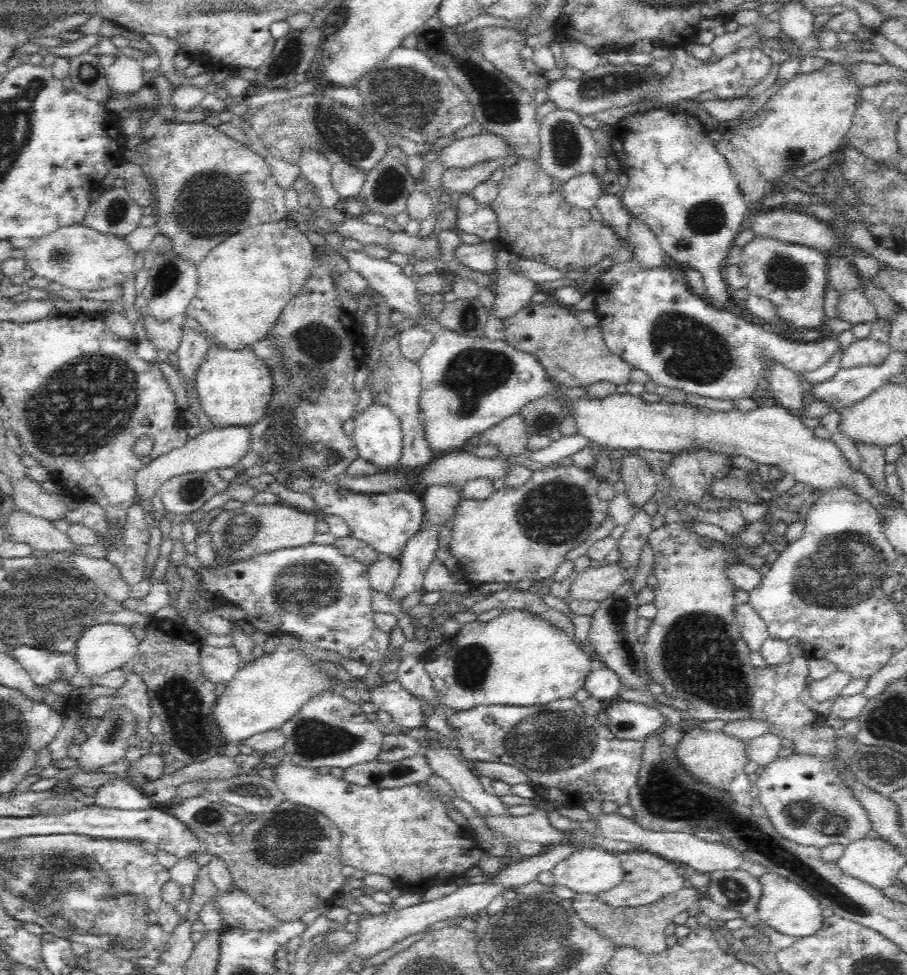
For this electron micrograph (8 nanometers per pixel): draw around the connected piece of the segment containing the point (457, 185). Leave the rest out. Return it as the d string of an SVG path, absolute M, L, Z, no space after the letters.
M505 158L480 161L464 168L445 168L442 172L442 184L457 193L473 192L473 188L482 181L490 179L492 174L504 164Z

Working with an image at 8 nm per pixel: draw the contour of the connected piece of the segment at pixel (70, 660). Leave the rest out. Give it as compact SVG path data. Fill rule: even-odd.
M19 644L9 654L20 661L40 686L46 687L56 680L68 683L68 678L78 675L73 652L48 652Z

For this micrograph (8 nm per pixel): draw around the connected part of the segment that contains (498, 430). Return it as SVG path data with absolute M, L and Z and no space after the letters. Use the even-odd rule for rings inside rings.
M519 411L485 430L471 446L475 447L478 441L487 442L496 447L502 456L518 456L527 449L528 437L524 413Z

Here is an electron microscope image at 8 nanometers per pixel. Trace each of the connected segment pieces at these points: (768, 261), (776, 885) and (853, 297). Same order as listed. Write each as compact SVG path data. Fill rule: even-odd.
M754 235L749 243L741 248L739 268L747 277L746 289L751 296L766 298L776 306L779 318L787 323L793 331L798 329L823 329L827 319L825 317L824 296L828 285L827 273L829 255L811 248L810 245L796 244L783 241L770 235Z
M767 871L760 881L763 885L763 892L760 902L758 902L756 917L766 926L772 927L780 934L796 936L796 938L810 936L822 926L824 918L820 901L800 884Z
M860 289L841 294L837 307L837 318L858 325L874 323L878 318L872 301Z

